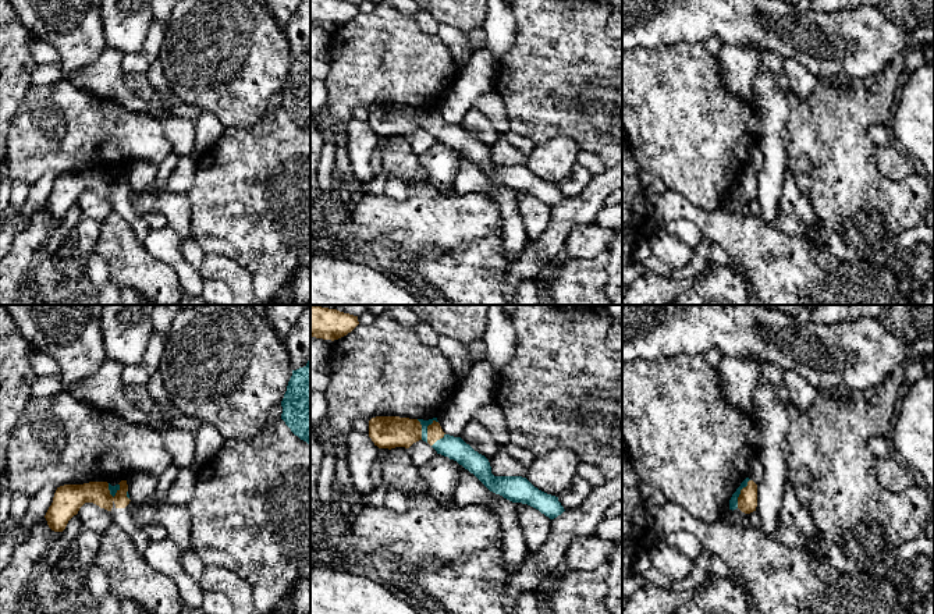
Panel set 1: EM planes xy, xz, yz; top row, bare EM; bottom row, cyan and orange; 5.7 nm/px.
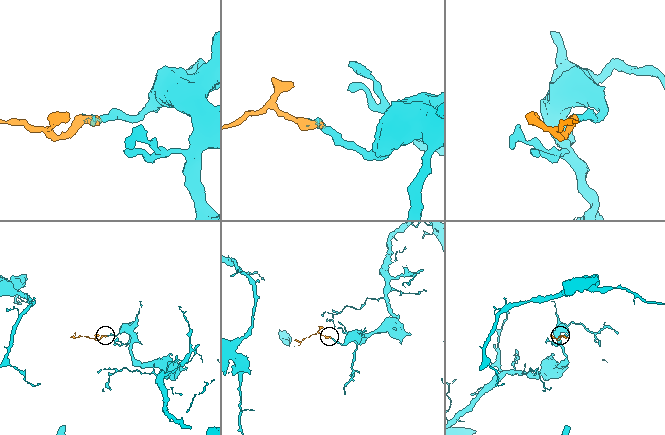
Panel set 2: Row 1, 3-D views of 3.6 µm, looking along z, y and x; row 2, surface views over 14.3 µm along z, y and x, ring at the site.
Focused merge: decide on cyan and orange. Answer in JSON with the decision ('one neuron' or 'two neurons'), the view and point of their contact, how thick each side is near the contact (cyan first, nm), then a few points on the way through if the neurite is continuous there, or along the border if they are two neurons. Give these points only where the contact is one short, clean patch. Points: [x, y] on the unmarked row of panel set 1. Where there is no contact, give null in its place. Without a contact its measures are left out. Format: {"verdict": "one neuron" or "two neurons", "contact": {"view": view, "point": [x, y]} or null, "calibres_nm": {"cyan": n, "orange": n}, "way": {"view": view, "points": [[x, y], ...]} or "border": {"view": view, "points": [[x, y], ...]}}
{"verdict": "one neuron", "contact": {"view": "yz", "point": [739, 181]}, "calibres_nm": {"cyan": 50, "orange": 110}, "way": {"view": "yz", "points": [[734, 188], [739, 181], [748, 187]]}}

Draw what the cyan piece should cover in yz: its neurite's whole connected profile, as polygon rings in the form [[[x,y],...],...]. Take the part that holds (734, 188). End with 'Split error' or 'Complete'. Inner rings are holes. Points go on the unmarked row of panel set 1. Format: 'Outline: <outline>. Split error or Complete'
Outline: [[[746,166],[729,188],[729,198],[739,196],[745,202],[756,199],[757,195],[757,173]]]. Split error

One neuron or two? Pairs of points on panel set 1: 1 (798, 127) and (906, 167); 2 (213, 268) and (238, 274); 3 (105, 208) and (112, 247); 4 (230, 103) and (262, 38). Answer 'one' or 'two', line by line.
1: two
2: one
3: two
4: one

